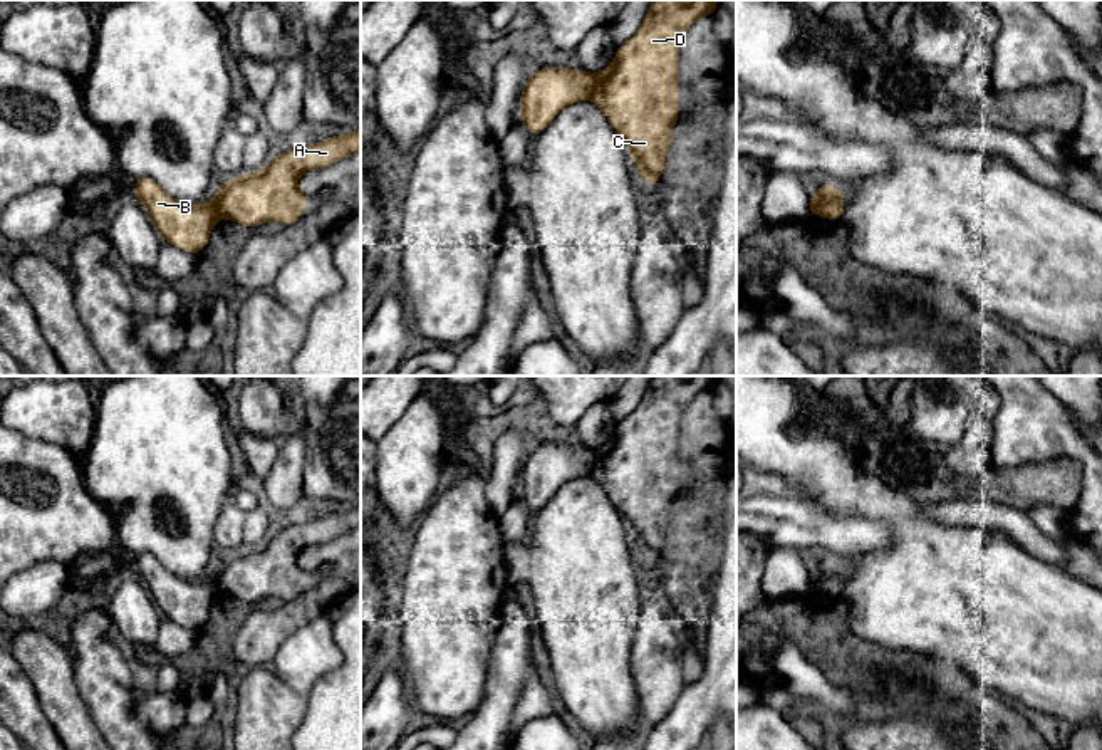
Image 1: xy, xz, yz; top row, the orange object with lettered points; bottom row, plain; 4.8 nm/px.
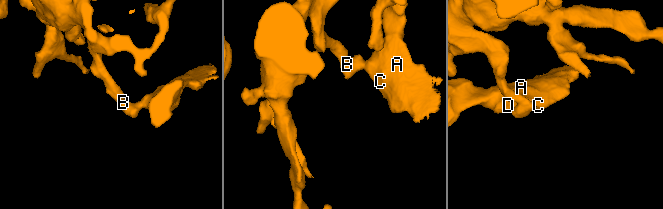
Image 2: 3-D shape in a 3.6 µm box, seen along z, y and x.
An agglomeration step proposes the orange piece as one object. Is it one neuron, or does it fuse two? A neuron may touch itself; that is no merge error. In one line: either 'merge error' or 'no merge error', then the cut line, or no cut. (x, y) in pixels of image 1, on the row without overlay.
merge error; cut in xz along (597, 452), (596, 463), (589, 473)

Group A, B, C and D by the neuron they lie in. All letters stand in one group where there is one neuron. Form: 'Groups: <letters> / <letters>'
Groups: A C D / B

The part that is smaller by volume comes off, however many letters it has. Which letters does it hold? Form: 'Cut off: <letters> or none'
Cut off: A, C, D

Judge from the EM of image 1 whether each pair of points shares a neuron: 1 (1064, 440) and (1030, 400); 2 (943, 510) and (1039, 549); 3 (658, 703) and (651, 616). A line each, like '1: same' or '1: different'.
1: same
2: same
3: same

